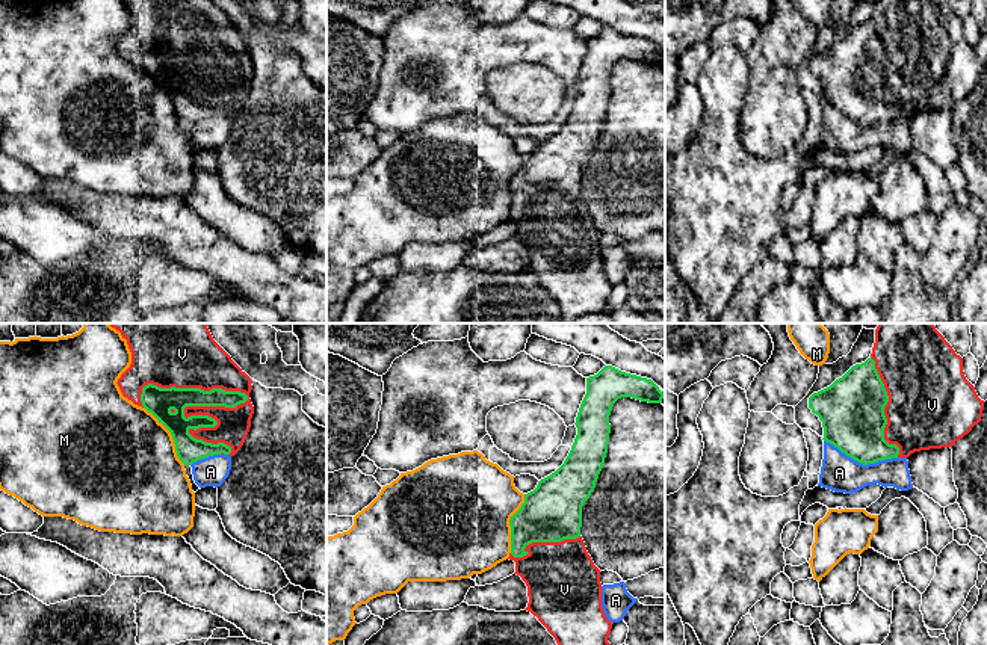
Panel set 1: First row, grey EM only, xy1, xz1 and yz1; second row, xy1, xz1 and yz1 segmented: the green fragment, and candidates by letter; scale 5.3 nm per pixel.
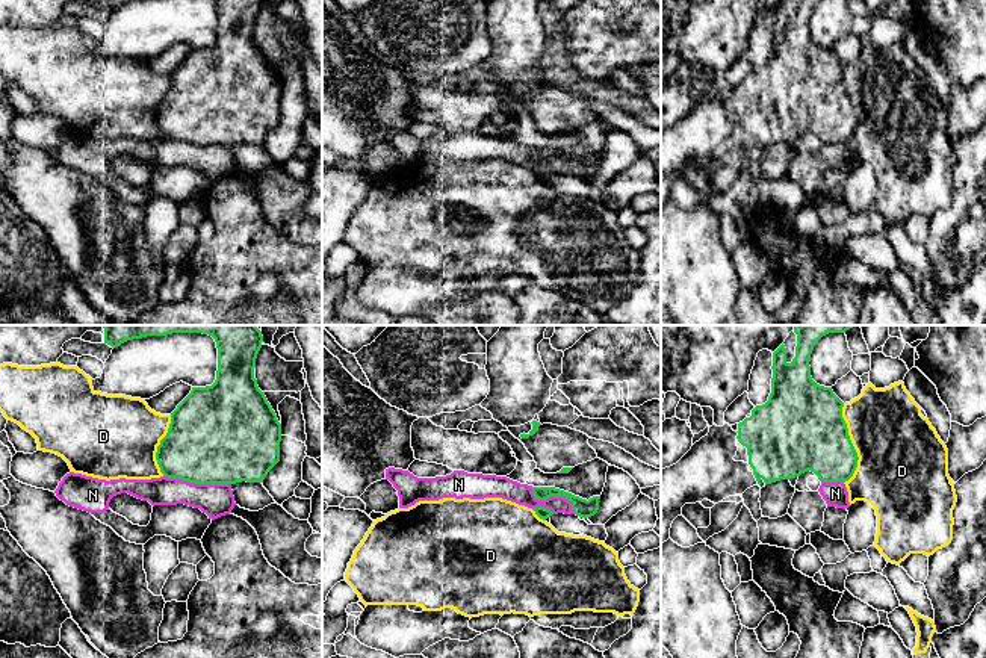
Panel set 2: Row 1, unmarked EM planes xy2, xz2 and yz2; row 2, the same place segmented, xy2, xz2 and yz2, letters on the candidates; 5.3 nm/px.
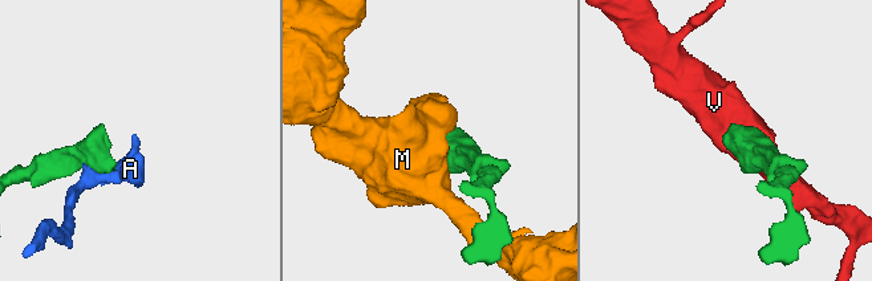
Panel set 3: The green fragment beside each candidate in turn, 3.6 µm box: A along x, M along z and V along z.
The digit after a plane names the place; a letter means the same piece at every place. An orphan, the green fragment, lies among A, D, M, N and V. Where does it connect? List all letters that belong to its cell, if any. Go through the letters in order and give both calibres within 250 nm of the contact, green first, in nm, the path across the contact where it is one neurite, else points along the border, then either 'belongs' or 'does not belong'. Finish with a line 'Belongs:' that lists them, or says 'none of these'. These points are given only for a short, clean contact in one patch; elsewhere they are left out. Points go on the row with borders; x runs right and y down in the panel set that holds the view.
A: 340/200 nm | along yz1 (824, 440), (863, 464), (897, 458) | does not belong
D: 420/440 nm | does not belong
M: 150/480 nm | does not belong
N: 480/180 nm | along xy2 (164, 475), (195, 483), (230, 484) | does not belong
V: 120/280 nm | belongs
Belongs: V

